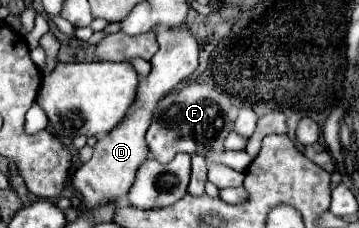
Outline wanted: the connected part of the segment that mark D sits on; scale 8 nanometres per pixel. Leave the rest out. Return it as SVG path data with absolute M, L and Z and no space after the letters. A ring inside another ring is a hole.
M170 28L170 30L160 30L158 32L158 52L152 58L152 72L140 82L138 86L138 96L136 102L132 104L130 112L126 118L106 136L102 136L96 146L94 146L94 156L82 164L74 176L72 176L72 186L82 194L86 210L92 210L98 204L104 202L122 202L128 196L128 190L134 182L138 166L148 158L148 148L144 134L152 122L152 112L156 110L156 104L160 102L162 96L172 92L182 80L190 78L192 72L198 66L198 52L200 46L196 38L192 36L190 30L186 28Z

